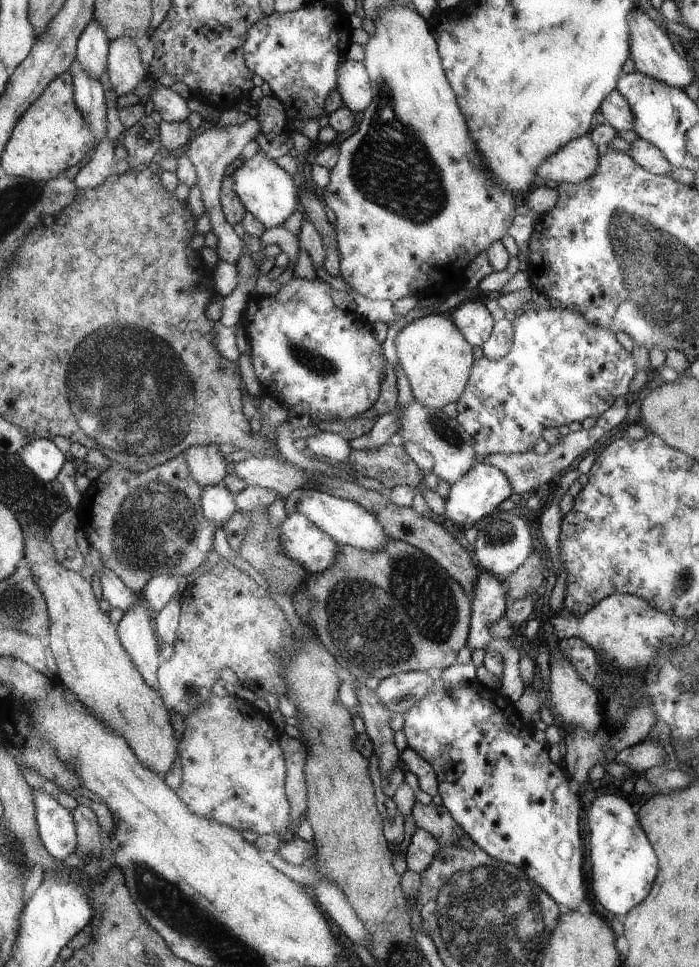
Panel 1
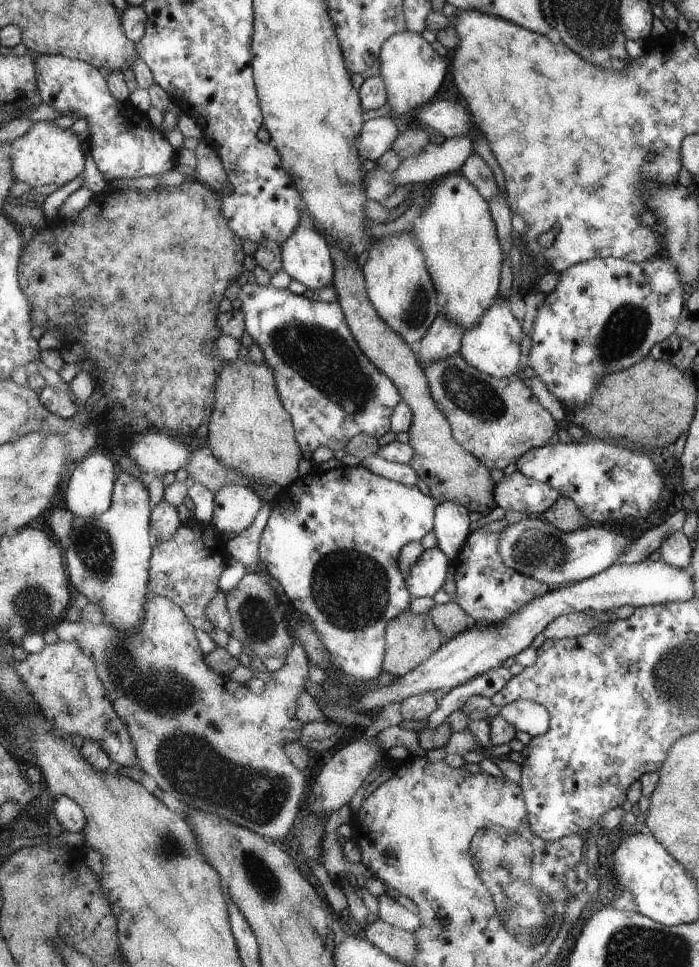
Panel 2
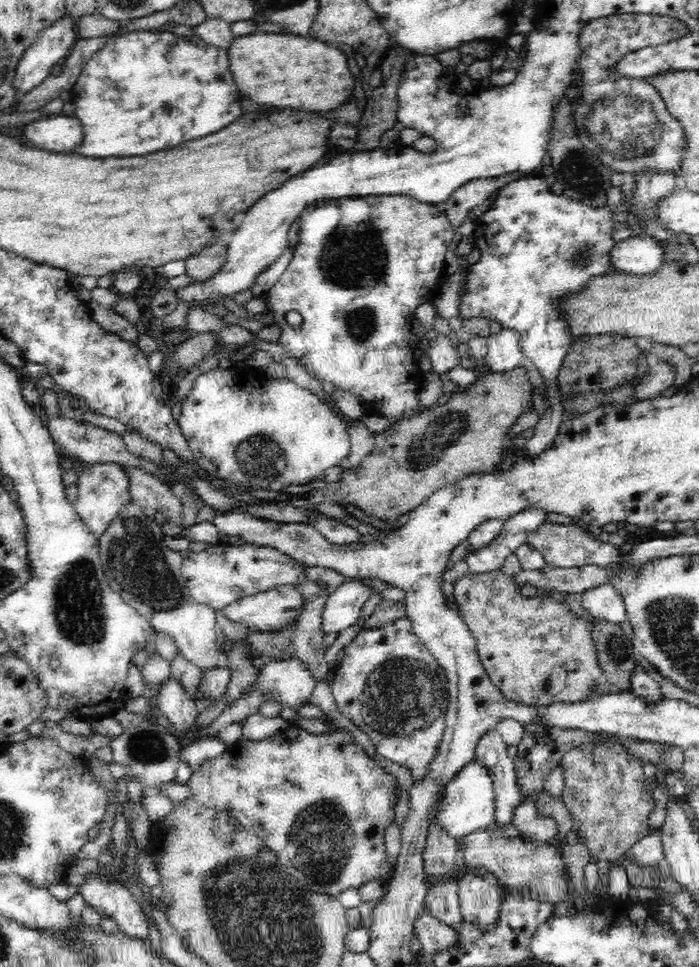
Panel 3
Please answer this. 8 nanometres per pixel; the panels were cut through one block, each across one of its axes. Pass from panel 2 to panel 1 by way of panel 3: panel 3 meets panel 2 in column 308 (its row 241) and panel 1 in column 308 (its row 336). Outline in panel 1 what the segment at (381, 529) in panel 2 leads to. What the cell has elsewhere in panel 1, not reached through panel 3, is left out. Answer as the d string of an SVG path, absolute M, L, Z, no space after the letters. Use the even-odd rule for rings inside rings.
M298 510L279 528L285 554L308 573L318 575L338 562L340 544L317 528Z

